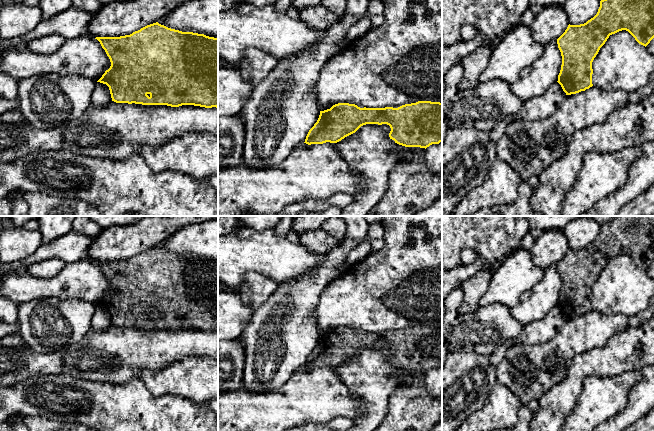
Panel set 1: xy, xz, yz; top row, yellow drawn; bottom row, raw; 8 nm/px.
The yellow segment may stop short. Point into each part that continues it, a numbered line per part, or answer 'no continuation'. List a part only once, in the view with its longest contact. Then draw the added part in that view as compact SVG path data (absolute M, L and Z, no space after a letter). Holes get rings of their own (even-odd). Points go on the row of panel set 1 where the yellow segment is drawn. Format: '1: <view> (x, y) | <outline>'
no continuation

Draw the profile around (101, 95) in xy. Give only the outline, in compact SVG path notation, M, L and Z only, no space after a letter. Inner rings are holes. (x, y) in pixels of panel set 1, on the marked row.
M96 82L91 97L91 103L96 106L103 106L112 101L109 87L106 84Z

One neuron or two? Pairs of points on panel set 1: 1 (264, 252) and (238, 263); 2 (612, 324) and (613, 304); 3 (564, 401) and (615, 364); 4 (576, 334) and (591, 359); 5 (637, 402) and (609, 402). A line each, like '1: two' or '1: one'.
1: one
2: two
3: one
4: two
5: two

